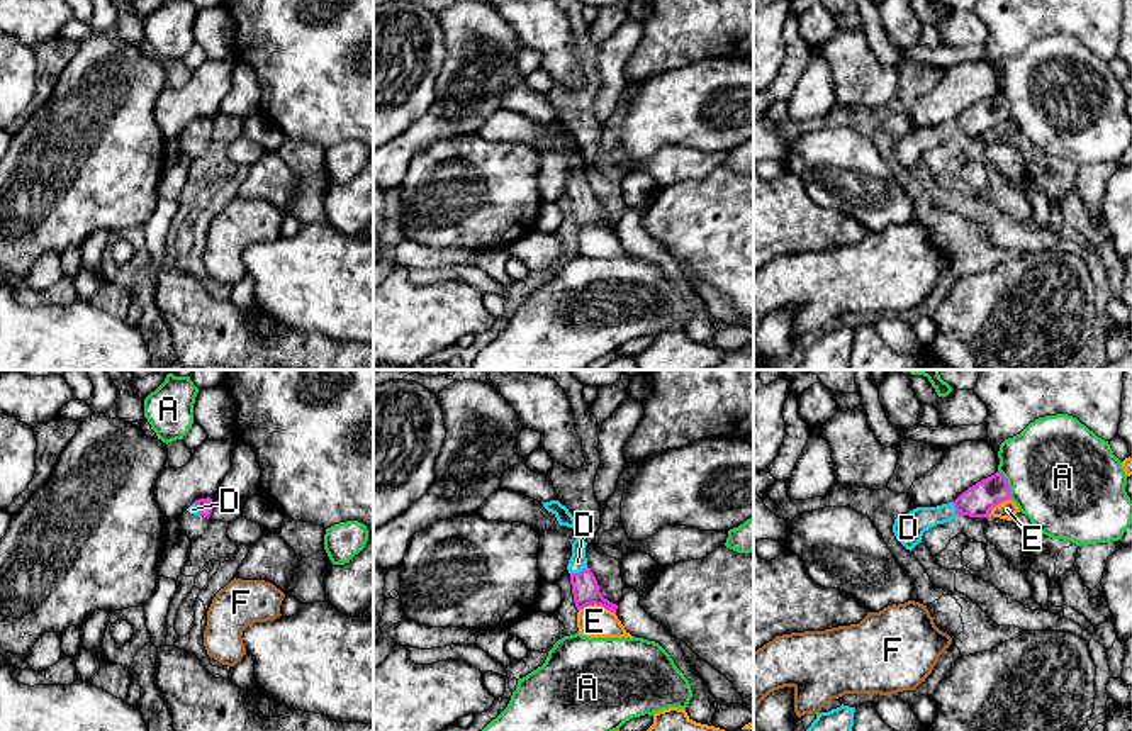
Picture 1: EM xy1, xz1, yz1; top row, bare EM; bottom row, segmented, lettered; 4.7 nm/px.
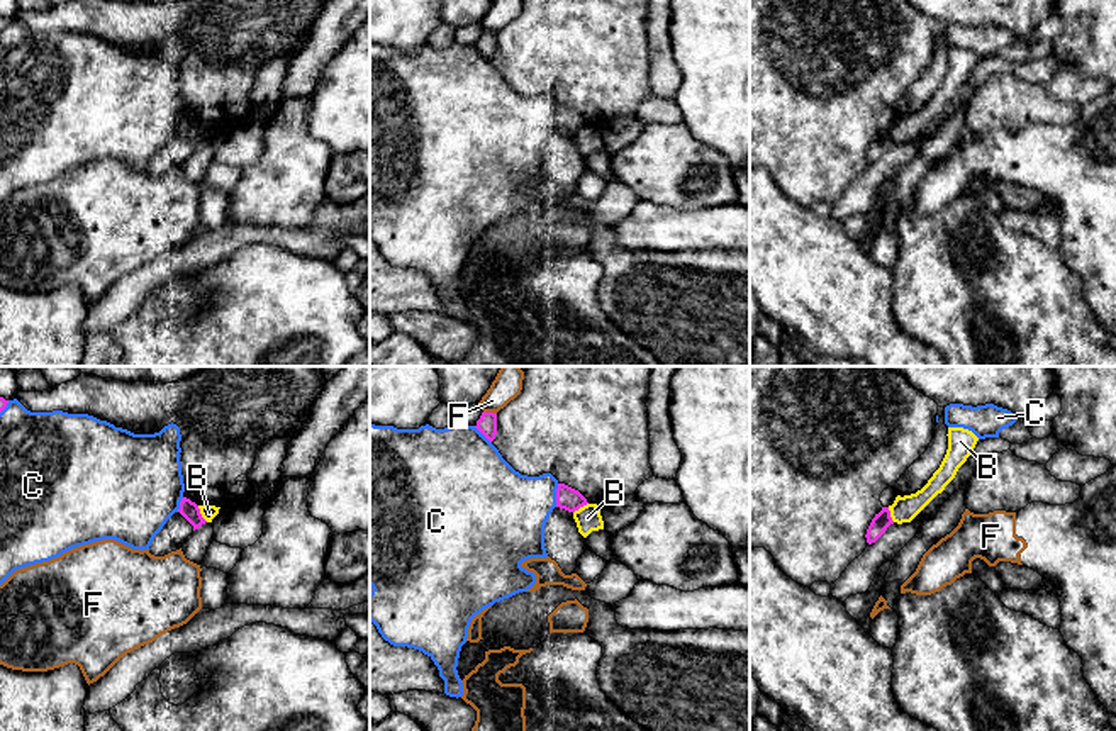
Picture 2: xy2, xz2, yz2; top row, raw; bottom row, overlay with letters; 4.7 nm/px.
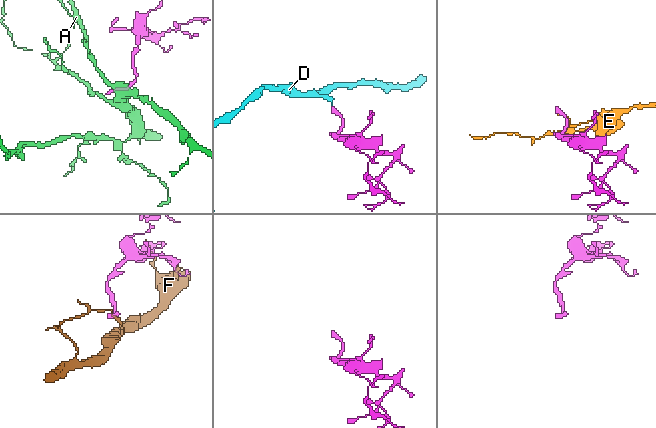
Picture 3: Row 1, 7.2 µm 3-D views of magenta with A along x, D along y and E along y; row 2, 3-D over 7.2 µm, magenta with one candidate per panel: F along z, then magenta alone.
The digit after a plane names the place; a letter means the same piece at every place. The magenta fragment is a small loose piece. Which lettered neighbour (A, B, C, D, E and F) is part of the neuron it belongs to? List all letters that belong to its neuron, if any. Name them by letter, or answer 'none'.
D

